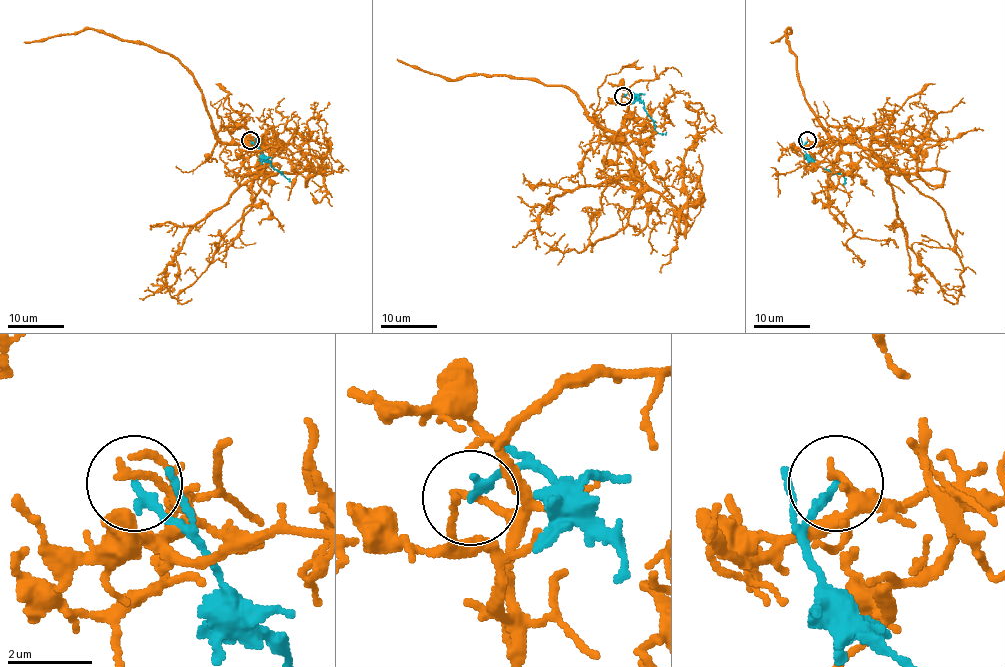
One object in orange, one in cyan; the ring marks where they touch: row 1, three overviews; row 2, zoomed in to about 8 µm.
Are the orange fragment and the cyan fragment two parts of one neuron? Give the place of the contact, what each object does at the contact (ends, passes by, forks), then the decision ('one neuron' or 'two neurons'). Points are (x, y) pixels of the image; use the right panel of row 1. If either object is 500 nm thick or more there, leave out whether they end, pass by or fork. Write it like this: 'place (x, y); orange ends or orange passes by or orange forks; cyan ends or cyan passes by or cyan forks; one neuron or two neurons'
place (807, 140); orange ends; cyan ends; two neurons

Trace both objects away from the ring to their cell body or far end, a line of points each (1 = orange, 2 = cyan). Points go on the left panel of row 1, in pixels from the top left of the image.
1: (251, 140), (268, 172), (312, 169), (305, 185), (314, 175), (312, 158), (328, 193), (318, 202), (310, 192)
2: (251, 140), (293, 185)

